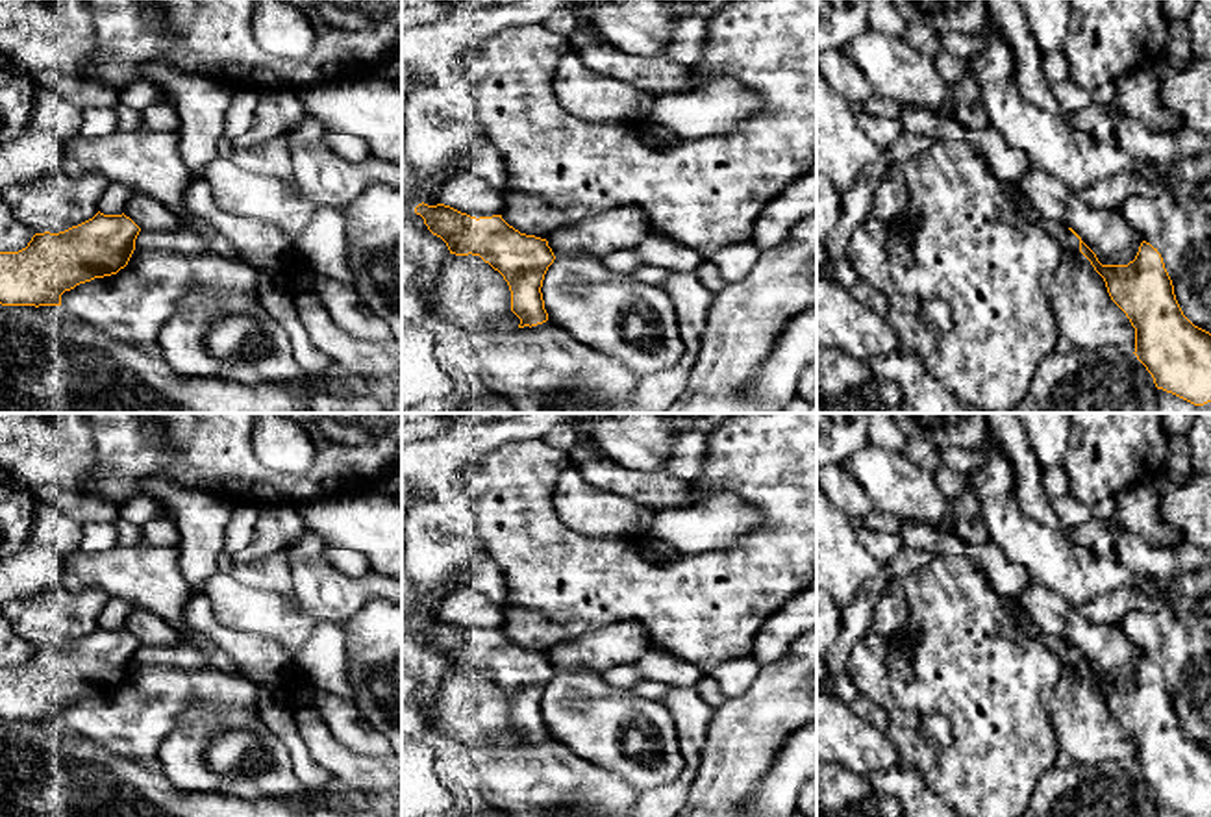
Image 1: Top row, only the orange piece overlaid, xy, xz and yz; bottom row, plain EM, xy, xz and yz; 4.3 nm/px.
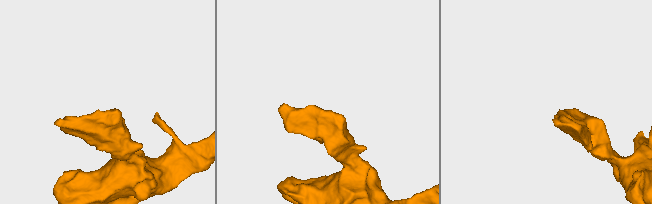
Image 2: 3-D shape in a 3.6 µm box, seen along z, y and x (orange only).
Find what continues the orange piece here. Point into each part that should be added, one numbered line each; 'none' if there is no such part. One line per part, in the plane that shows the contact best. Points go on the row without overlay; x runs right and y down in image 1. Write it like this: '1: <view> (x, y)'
none

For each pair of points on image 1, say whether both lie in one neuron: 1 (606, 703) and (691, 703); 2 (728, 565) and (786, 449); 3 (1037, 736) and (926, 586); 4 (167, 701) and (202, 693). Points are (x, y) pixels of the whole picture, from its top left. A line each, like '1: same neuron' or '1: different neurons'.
1: different neurons
2: same neuron
3: same neuron
4: same neuron

